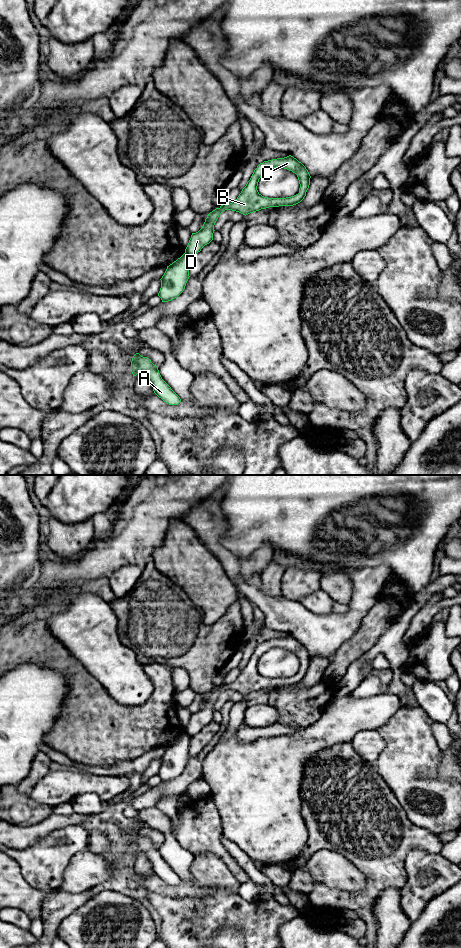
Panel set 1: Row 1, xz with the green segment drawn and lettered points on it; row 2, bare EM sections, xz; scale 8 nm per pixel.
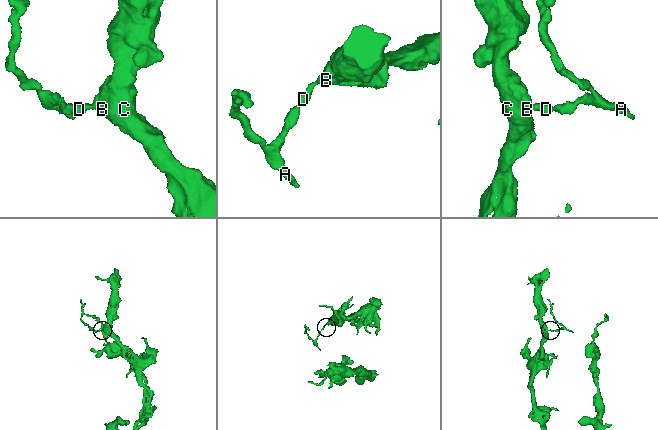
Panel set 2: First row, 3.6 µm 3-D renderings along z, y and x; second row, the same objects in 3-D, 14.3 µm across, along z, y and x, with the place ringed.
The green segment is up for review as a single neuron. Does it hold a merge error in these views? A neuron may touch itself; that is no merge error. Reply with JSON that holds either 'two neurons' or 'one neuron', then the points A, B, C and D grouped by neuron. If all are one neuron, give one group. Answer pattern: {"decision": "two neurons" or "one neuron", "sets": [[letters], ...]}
{"decision": "two neurons", "sets": [["A"], ["B", "C", "D"]]}

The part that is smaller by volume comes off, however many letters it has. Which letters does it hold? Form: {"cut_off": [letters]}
{"cut_off": ["A"]}

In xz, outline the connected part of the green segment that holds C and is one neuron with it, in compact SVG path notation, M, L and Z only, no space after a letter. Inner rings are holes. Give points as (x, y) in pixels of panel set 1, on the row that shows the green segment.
M291 155L260 163L237 199L228 205L223 204L210 212L205 219L202 228L198 232L192 233L185 253L189 256L193 256L213 240L213 233L215 231L214 225L223 211L232 210L246 216L269 207L296 205L306 196L306 192L310 185L310 178L311 176L306 167ZM276 167L287 169L297 175L300 184L298 194L286 198L268 198L262 196L258 192L257 186L261 176L268 170Z

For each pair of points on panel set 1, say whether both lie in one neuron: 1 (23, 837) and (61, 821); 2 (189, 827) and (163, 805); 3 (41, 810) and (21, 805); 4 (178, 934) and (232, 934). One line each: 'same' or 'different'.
1: same
2: different
3: same
4: different

